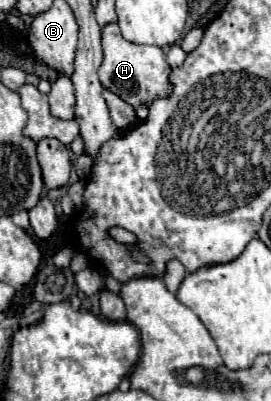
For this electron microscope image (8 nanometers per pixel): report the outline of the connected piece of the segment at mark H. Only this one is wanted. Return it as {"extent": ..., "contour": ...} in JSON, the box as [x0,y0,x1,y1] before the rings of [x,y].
{"extent":[98,23,172,107],"contour":[[[106,23],[102,27],[102,49],[104,49],[104,59],[98,69],[100,83],[104,89],[124,99],[128,105],[138,107],[140,103],[152,103],[156,97],[164,97],[172,91],[168,81],[170,67],[160,47],[128,43],[120,33],[118,23]]]}

